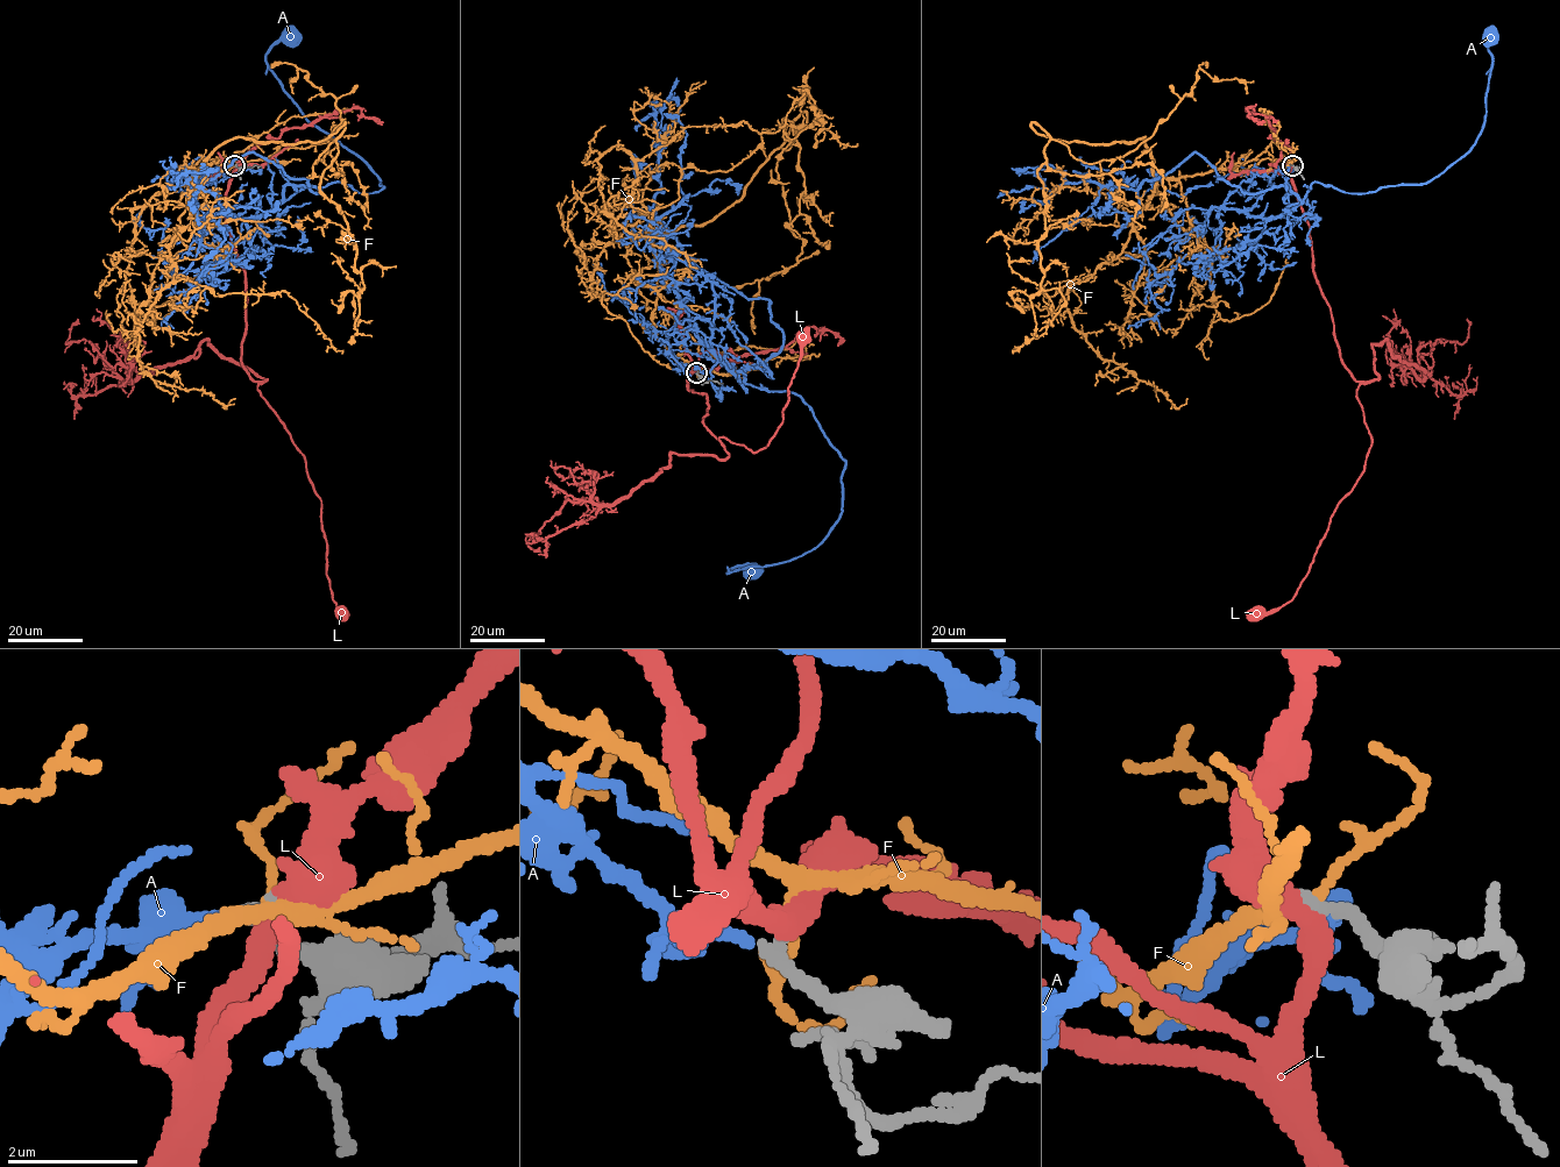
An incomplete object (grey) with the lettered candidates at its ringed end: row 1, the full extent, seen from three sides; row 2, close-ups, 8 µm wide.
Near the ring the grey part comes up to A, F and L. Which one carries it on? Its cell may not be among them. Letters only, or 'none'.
A

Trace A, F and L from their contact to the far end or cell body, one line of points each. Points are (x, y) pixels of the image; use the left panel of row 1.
A: (234, 165), (206, 168), (201, 179), (241, 218), (307, 187), (383, 186), (310, 121), (266, 61), (290, 36)
F: (235, 164), (191, 177), (232, 140), (345, 122), (324, 157), (335, 99), (299, 69), (293, 93)
L: (236, 164), (226, 193), (226, 223), (246, 277), (241, 365), (304, 456), (320, 499), (326, 575), (341, 613)

